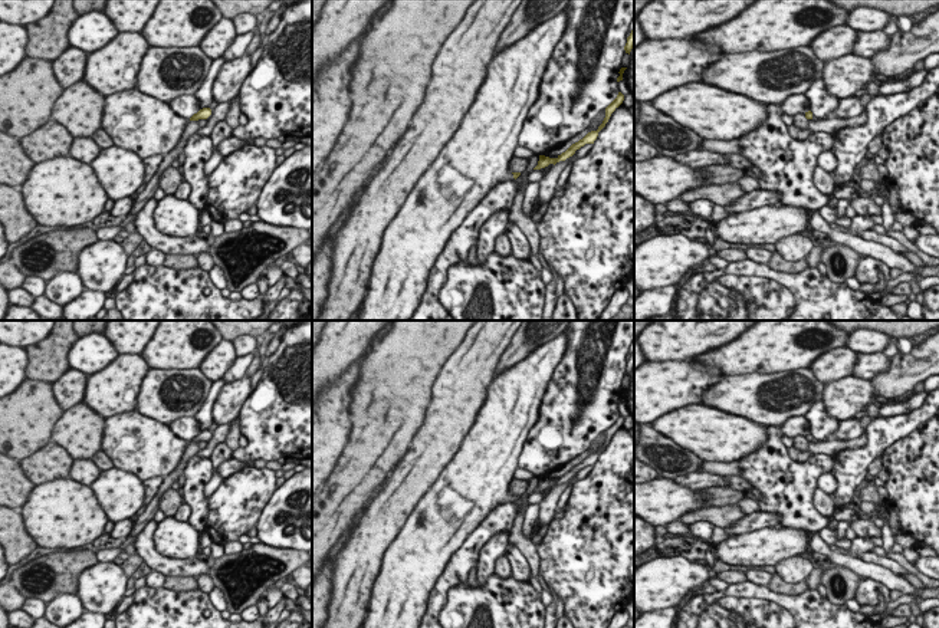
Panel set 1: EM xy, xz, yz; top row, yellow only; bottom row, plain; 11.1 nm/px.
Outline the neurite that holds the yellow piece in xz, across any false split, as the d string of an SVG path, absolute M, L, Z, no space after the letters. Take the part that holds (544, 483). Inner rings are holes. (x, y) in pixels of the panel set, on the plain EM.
M618 414L617 420L605 430L605 440L604 440L603 445L598 448L597 453L588 454L582 461L572 466L565 474L562 474L556 480L539 477L538 487L533 491L545 490L549 486L555 487L556 484L565 483L567 480L572 479L575 476L575 473L580 471L581 468L584 468L585 466L594 466L594 463L598 458L598 454L605 448L611 435L623 425L623 422L624 422L624 417L621 414Z

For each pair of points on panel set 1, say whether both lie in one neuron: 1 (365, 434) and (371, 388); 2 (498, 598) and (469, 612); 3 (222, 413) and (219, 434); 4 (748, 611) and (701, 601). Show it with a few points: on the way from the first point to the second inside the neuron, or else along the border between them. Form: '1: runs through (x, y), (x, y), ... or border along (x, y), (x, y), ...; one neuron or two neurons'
1: runs through (371, 423), (371, 400); one neuron
2: runs through (491, 604), (479, 604), (476, 607); one neuron
3: border along (227, 423), (217, 426); two neurons
4: runs through (736, 611), (712, 611); one neuron

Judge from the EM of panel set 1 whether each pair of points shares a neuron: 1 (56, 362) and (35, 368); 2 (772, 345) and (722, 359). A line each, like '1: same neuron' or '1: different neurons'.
1: same neuron
2: same neuron

